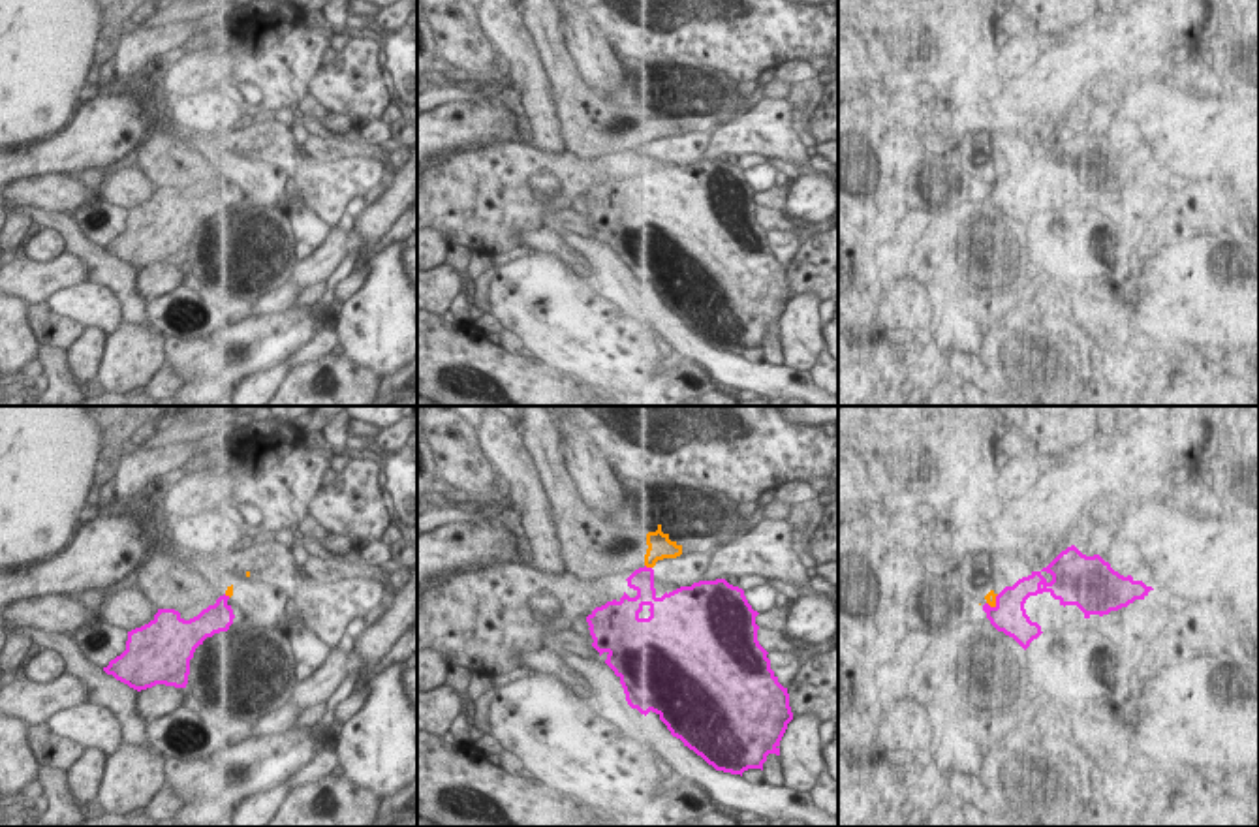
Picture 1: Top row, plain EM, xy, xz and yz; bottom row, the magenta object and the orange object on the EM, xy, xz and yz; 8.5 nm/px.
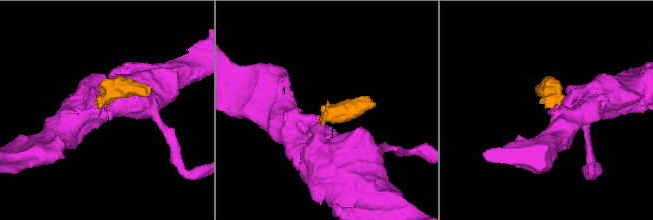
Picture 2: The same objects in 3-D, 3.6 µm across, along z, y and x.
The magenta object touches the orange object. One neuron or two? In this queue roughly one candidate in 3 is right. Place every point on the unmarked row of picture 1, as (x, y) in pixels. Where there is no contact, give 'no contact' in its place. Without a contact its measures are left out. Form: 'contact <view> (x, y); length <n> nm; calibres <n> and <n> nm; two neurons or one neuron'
contact xz (649, 147); length 70 nm; calibres 200 and 200 nm; two neurons

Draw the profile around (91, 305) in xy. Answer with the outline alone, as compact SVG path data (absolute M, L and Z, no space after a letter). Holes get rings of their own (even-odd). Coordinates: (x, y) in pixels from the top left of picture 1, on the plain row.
M79 282L71 288L54 291L47 306L58 316L70 318L83 327L98 327L105 335L115 333L122 321L122 306L117 295L92 282Z

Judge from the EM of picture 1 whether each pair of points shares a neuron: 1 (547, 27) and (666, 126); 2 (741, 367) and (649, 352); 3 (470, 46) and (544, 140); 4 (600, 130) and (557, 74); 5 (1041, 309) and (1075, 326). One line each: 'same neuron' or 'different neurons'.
1: same neuron
2: different neurons
3: different neurons
4: same neuron
5: different neurons

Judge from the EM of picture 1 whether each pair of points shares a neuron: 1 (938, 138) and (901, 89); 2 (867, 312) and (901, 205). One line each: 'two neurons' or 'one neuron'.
1: two neurons
2: one neuron

